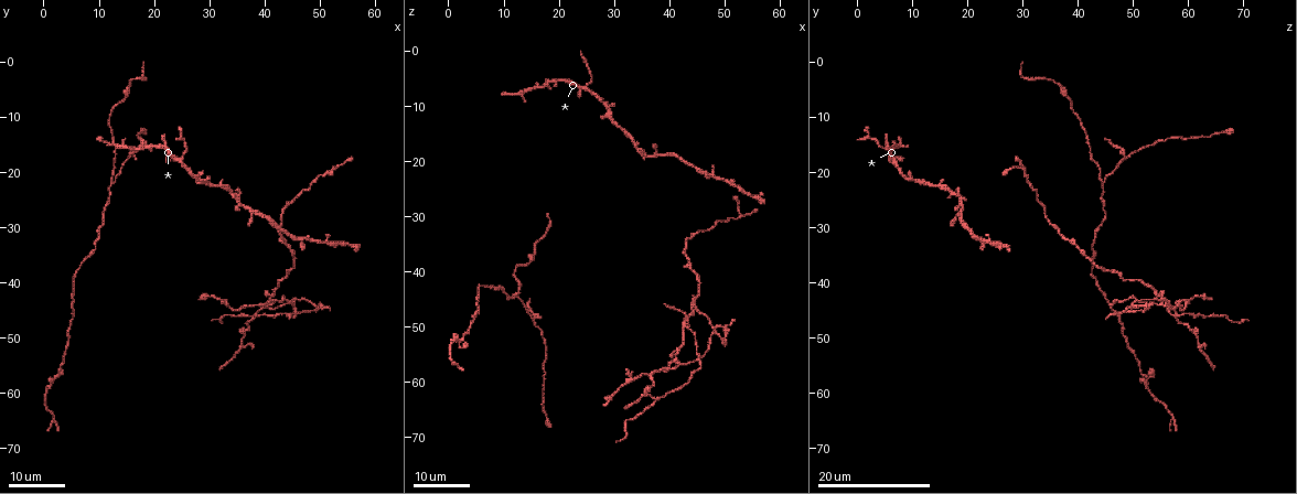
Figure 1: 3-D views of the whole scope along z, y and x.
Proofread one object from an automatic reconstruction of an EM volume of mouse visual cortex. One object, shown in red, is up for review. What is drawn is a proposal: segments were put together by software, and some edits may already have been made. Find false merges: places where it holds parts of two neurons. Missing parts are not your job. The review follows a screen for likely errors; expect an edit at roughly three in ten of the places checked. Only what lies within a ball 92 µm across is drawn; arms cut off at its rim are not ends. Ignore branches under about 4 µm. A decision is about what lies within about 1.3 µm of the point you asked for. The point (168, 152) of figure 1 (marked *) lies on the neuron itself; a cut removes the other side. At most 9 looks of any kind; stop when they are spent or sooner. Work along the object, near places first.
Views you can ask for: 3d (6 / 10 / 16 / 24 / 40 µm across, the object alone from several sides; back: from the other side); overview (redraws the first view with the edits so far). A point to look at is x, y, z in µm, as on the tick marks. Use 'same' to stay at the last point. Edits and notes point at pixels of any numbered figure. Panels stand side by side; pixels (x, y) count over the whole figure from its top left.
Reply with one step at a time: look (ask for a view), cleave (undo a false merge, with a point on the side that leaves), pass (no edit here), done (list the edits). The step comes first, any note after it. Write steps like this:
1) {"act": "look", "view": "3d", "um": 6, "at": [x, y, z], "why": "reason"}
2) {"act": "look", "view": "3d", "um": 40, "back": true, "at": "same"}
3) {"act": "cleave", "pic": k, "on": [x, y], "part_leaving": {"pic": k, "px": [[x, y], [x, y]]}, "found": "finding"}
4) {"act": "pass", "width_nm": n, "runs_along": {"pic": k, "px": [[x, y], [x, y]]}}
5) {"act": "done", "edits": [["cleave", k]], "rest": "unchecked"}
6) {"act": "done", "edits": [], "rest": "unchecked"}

{"act": "look", "view": "3d", "um": 16, "at": [13.0, 15.5, 8.0], "why": "looks like a crossing"}

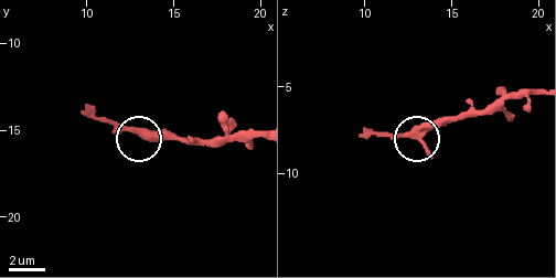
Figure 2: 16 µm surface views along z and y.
{"act": "look", "view": "3d", "um": 6, "at": "same"}

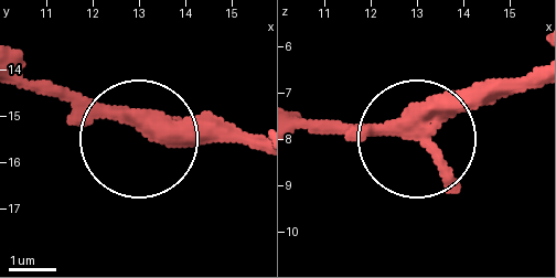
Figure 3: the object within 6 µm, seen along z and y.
{"act": "pass", "runs_along": {"pic": 3, "px": [[532, 68], [484, 84], [413, 136], [307, 136]]}, "found": "all the same neuron"}

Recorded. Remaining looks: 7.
{"act": "look", "view": "3d", "um": 24, "at": [25.5, 18.0, 6.5], "why": "branch point"}

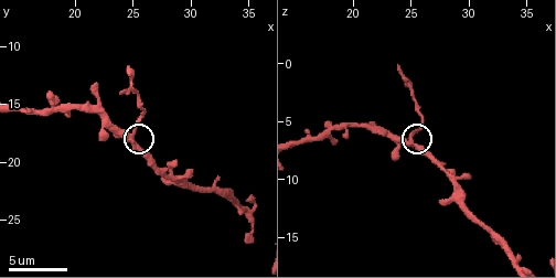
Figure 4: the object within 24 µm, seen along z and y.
{"act": "look", "view": "3d", "um": 6, "at": [24.8, 18.0, 6.4]}

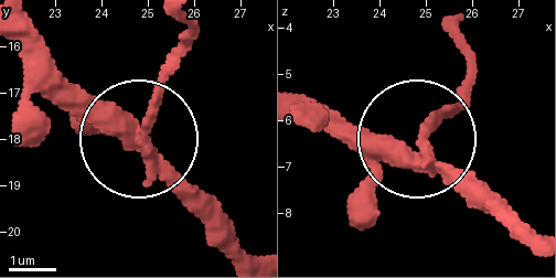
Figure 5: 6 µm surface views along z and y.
{"act": "cleave", "pic": 5, "on": [149, 103], "width_nm": 300, "part_leaving": {"pic": 5, "px": [[146, 154], [162, 64], [193, 24]]}, "found": "a second neuron is stuck on"}

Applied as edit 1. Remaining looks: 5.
{"act": "look", "view": "3d", "um": 24, "at": [2.5, 57.0, 52.5], "why": "four-way junction"}

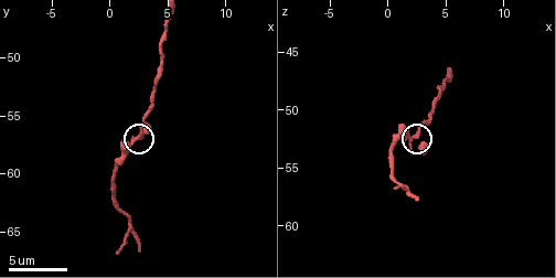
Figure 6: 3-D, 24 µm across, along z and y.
{"act": "look", "view": "3d", "um": 10, "at": [2.4, 57.0, 52.0]}

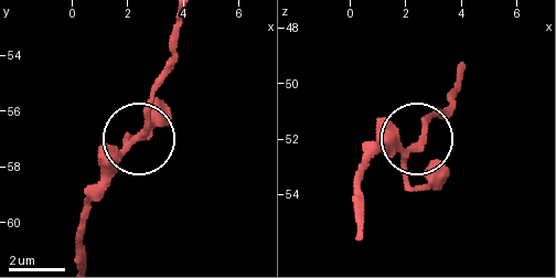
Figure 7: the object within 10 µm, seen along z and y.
{"act": "pass", "arms": 4, "runs_along": {"pic": 7, "px": [[458, 74], [450, 105], [406, 149], [363, 152]]}, "found": "all the same neuron"}

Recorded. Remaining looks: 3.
{"act": "look", "view": "3d", "um": 24, "at": [15.0, 17.5, 49.0], "why": "side arm on a straight run"}

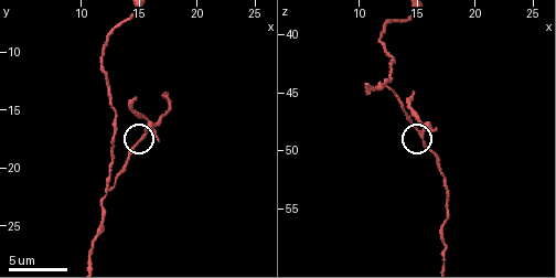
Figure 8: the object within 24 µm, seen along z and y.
{"act": "look", "view": "3d", "um": 10, "at": [15.6, 17.2, 48.6], "why": "zoom in"}

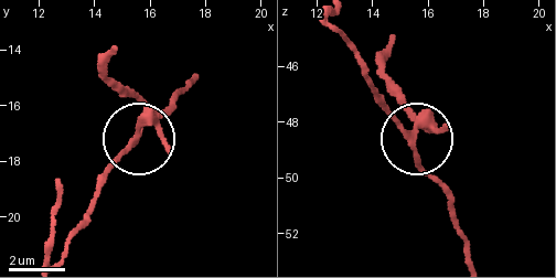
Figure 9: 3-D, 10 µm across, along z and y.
{"act": "cleave", "pic": 9, "on": [169, 153], "arms": 3, "found": "a second neuron is stuck on"}

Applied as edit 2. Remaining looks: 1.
{"act": "done", "edits": [["cleave", 5], ["cleave", 9]], "rest": "unchecked"}

